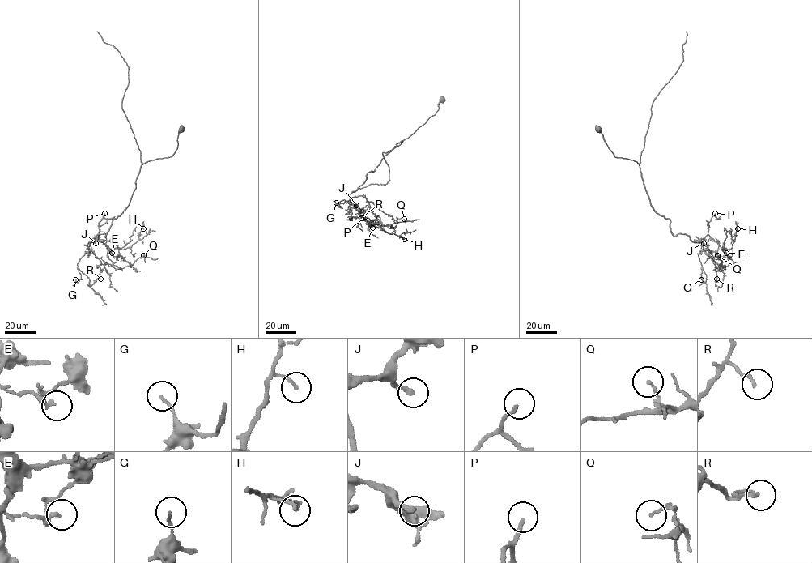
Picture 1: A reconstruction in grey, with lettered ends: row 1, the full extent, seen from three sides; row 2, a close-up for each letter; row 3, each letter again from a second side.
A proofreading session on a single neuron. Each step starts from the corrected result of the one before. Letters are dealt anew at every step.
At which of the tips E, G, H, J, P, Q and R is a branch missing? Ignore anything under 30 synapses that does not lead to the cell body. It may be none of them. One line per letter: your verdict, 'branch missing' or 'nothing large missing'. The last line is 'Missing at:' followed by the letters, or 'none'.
E: nothing large missing
G: nothing large missing
H: nothing large missing
J: branch missing
P: branch missing
Q: nothing large missing
R: nothing large missing
Missing at: J, P

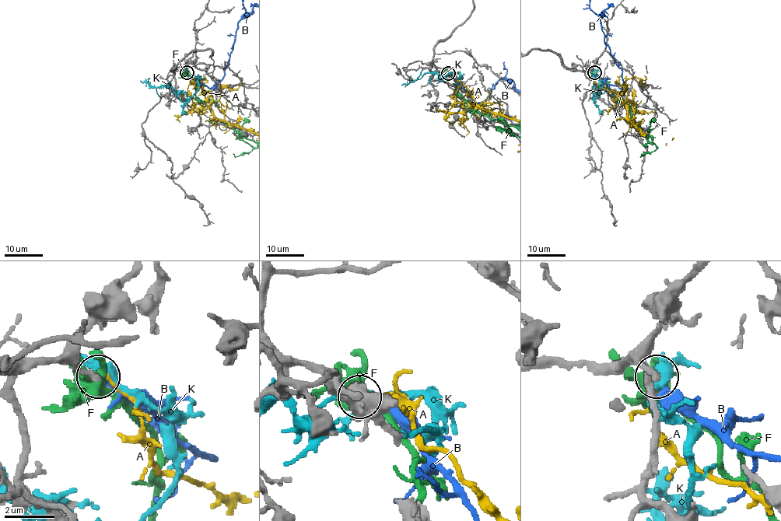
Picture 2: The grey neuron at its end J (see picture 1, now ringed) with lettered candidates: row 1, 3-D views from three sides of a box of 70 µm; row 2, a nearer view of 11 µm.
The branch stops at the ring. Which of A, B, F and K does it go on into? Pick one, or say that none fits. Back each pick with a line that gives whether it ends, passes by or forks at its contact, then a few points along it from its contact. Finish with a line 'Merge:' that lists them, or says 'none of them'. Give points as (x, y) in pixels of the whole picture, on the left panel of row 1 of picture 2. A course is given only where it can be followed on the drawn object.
B: it ends | via (187, 72), (201, 84), (210, 88), (215, 85), (224, 75), (238, 22), (254, 5)
Merge: B

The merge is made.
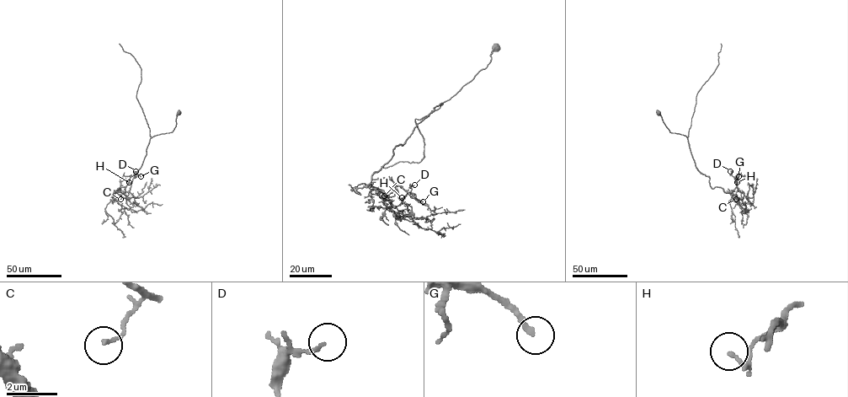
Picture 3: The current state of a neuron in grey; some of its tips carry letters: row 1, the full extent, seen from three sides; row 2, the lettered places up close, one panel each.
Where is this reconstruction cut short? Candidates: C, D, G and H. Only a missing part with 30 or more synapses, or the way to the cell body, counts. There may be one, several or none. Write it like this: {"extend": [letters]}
{"extend": ["G"]}

